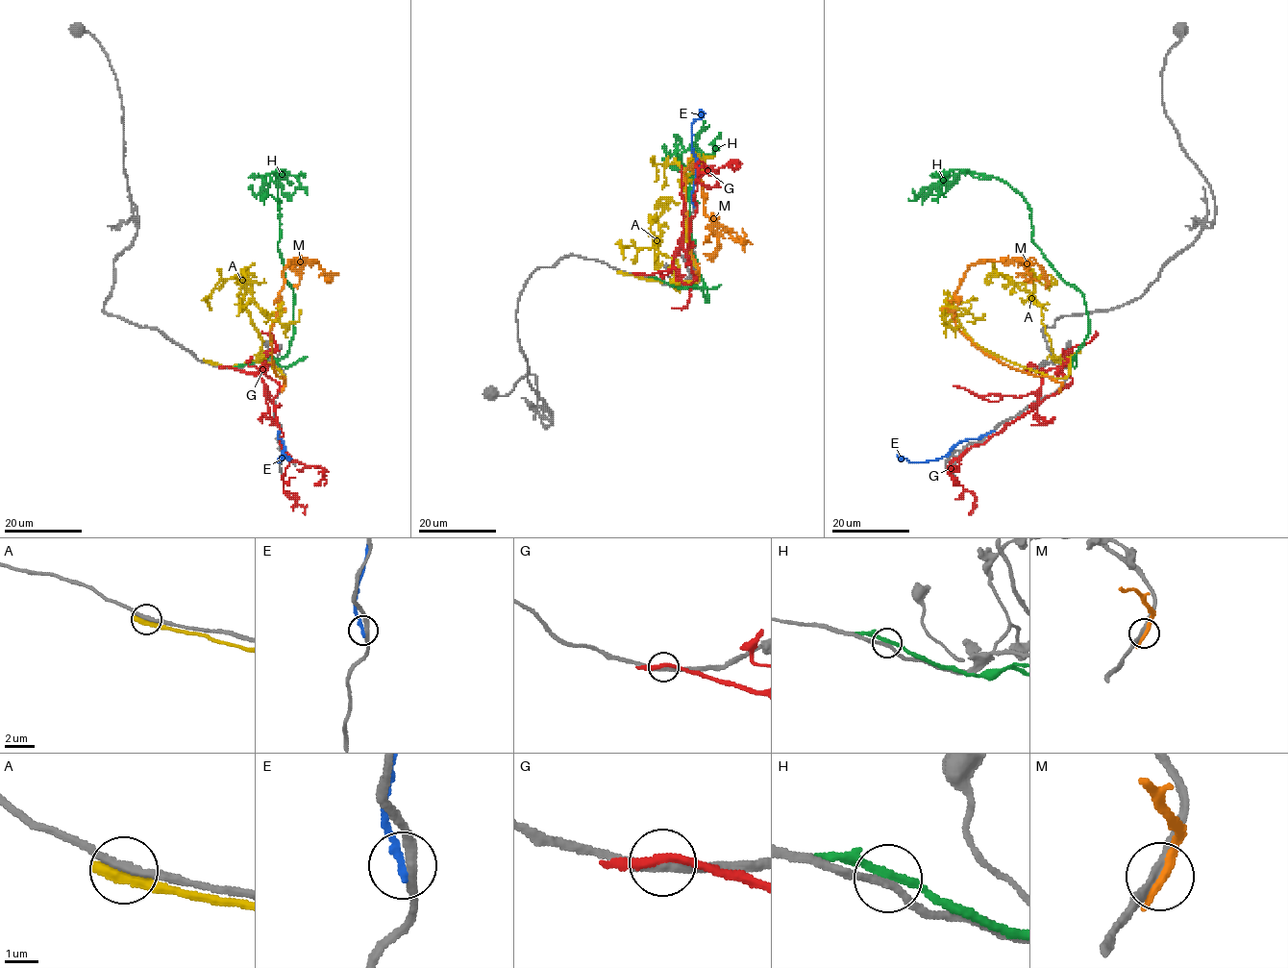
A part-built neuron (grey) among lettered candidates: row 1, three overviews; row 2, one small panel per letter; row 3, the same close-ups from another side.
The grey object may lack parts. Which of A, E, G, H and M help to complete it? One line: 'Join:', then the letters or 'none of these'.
Join: none of these

